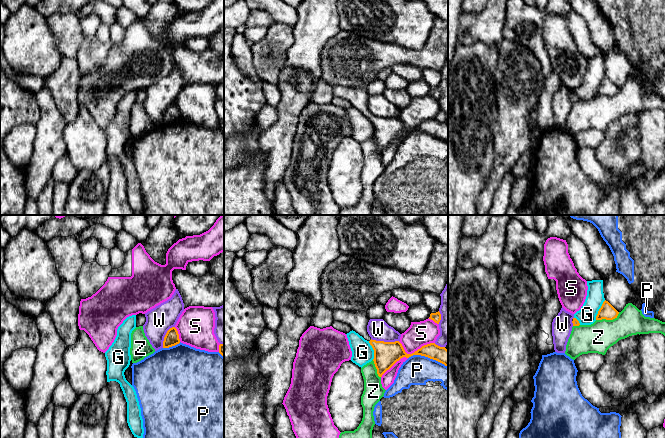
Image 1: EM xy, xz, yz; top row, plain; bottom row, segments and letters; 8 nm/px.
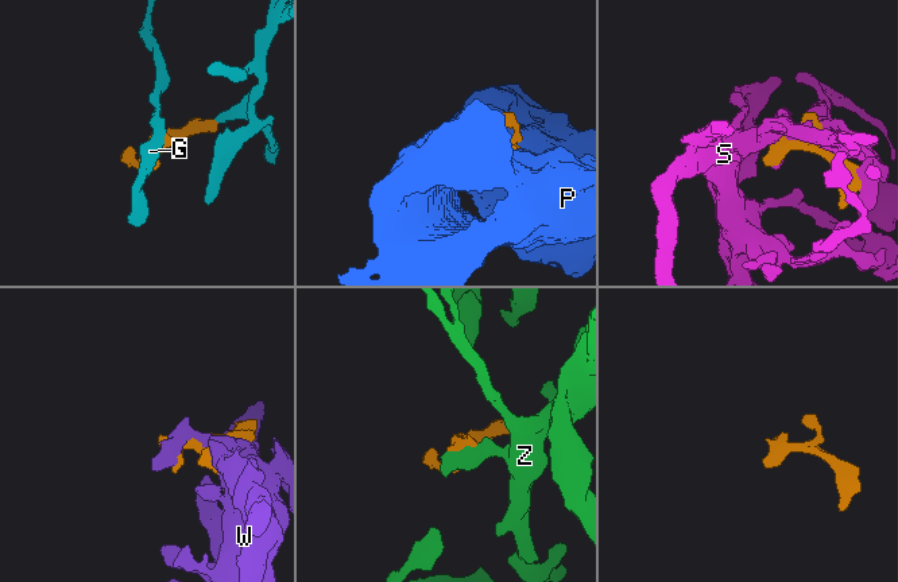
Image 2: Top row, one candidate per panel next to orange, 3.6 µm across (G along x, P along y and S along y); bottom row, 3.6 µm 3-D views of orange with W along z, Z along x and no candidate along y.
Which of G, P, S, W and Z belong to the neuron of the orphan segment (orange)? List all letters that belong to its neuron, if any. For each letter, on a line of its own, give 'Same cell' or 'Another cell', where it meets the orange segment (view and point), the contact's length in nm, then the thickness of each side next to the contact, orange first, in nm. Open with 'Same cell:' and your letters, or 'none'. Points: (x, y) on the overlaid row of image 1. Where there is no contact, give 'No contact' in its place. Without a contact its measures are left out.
Same cell: none
G: Another cell. Touches orange at yz (599, 310). Shared border 180 nm. Thickness 120 nm (orange) against 150 nm
P: Another cell. Touches orange at xz (428, 357). Shared border 340 nm. Thickness 130 nm (orange) against 240 nm
S: Another cell. Touches orange at xz (415, 351). Shared border 300 nm. Thickness 200 nm (orange) against 190 nm
W: Another cell. Touches orange at xz (385, 342). Shared border 220 nm. Thickness 200 nm (orange) against 170 nm
Z: Another cell. Touches orange at yz (608, 319). Shared border 200 nm. Thickness 120 nm (orange) against 240 nm

